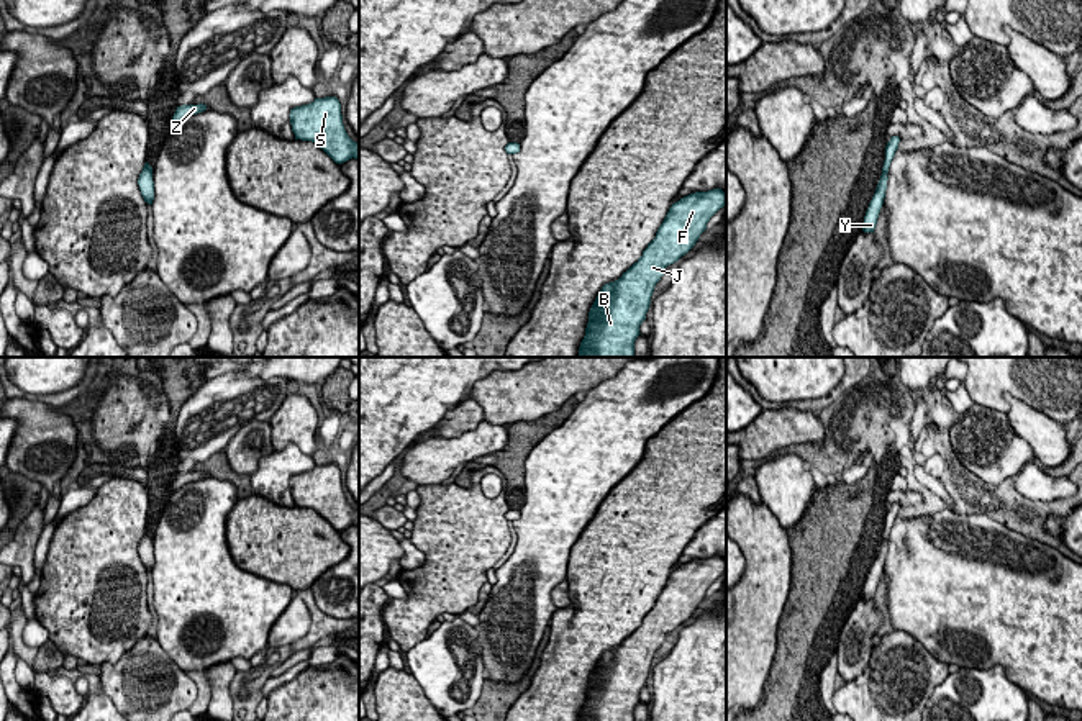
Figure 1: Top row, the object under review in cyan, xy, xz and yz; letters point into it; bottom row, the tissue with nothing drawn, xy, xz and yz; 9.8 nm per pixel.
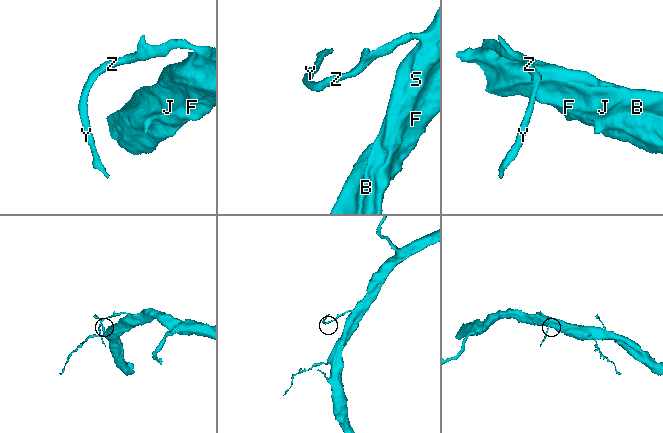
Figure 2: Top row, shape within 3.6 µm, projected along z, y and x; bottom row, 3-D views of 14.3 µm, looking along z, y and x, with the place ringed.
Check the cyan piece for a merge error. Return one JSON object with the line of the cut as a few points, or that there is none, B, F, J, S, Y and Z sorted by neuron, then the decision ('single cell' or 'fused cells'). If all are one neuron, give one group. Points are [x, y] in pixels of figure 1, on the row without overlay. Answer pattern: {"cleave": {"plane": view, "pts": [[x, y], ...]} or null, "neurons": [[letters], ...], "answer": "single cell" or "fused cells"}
{"cleave": null, "neurons": [["B", "F", "J", "S", "Y", "Z"]], "answer": "single cell"}

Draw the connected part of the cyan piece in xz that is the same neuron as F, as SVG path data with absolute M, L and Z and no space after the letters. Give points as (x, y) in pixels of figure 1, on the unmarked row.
M721 555L672 570L656 605L623 642L605 651L590 678L579 721L634 721L656 651L698 608L710 585L726 572Z

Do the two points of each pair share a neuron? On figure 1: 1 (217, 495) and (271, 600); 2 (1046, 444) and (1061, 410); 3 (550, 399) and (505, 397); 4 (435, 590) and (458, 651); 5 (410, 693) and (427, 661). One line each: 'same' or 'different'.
1: same
2: different
3: same
4: different
5: different

